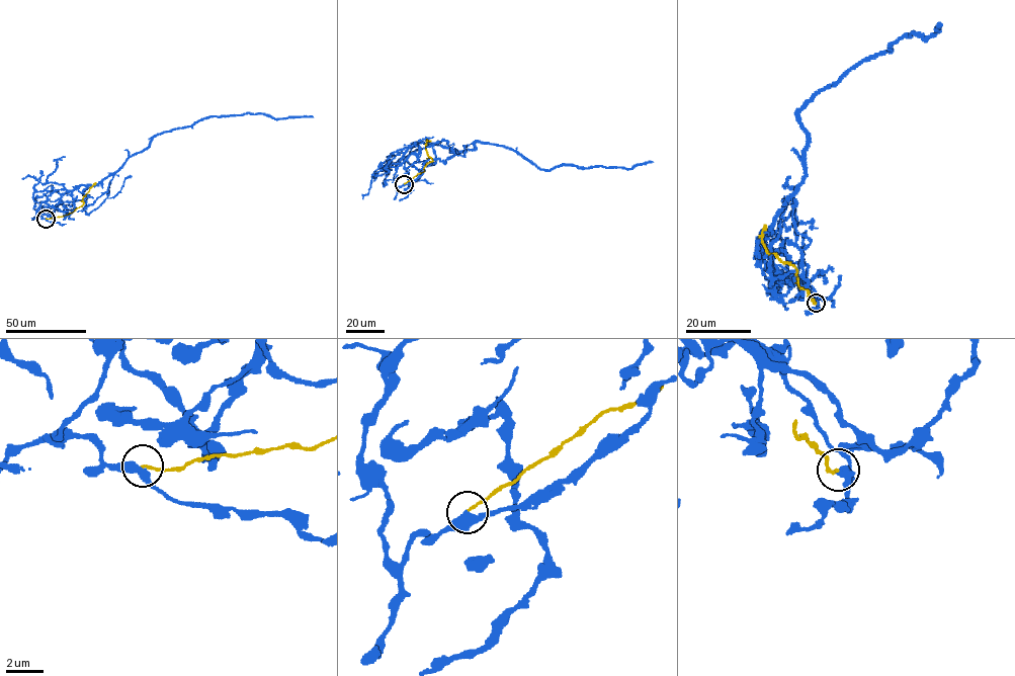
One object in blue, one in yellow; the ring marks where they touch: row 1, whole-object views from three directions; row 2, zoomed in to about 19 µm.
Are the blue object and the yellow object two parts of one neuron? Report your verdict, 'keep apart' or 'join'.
keep apart

